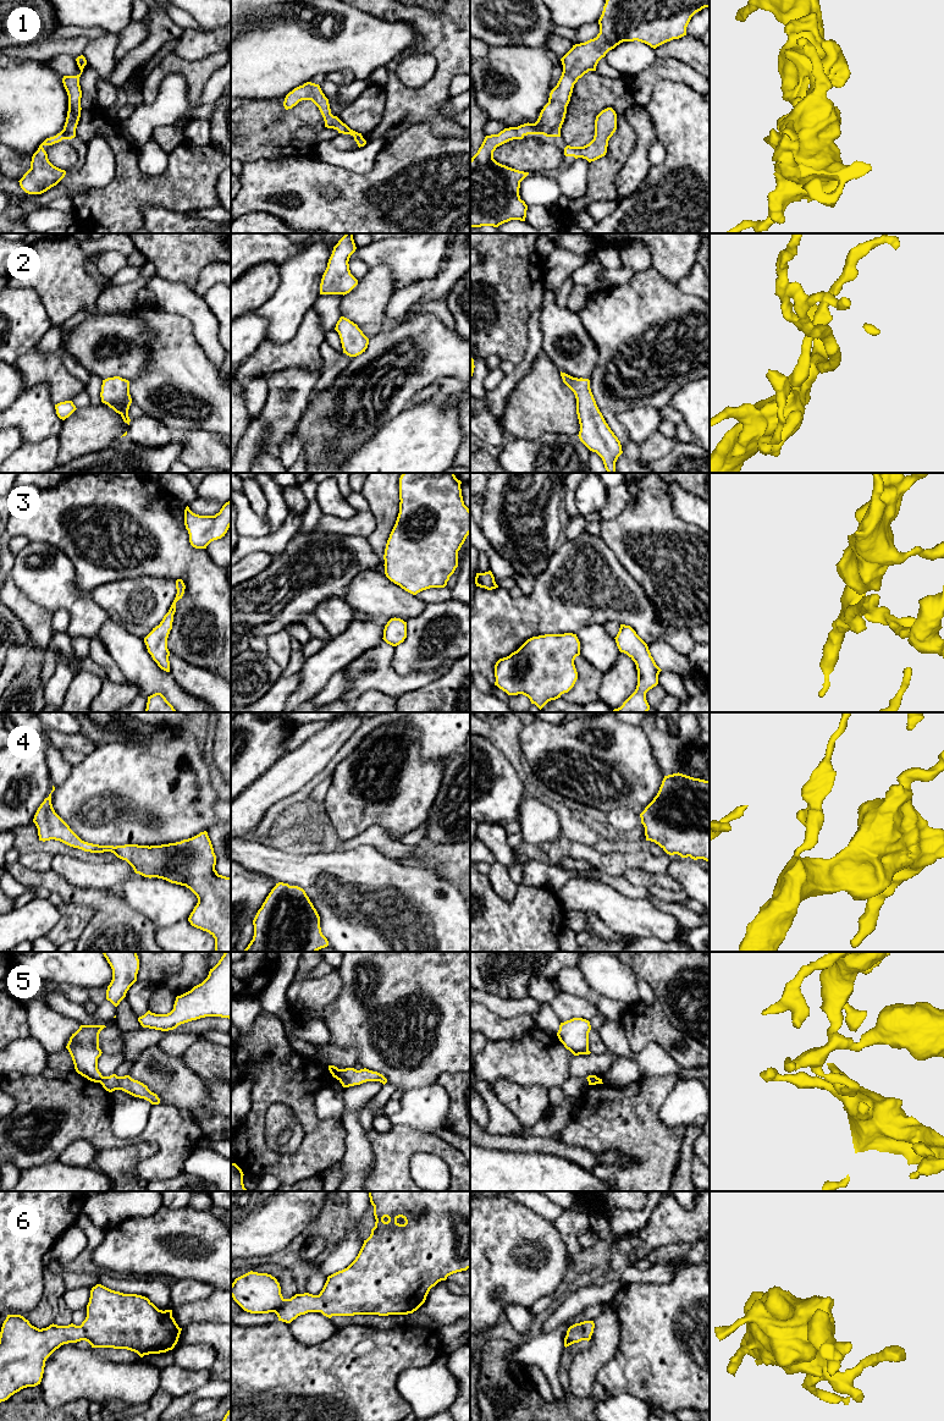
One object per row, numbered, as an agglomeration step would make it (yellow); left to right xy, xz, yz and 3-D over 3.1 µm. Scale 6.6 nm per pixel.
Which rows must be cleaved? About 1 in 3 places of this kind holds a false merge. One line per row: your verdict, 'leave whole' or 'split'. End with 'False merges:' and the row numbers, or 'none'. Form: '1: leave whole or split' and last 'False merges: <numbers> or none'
1: leave whole
2: leave whole
3: leave whole
4: leave whole
5: split
6: leave whole
False merges: 5

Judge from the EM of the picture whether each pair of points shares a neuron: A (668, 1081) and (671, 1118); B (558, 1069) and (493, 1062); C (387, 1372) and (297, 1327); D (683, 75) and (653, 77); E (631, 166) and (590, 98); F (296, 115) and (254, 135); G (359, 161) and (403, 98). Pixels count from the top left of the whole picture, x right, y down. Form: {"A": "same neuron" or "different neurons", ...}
{"A": "different neurons", "B": "same neuron", "C": "different neurons", "D": "same neuron", "E": "different neurons", "F": "same neuron", "G": "different neurons"}

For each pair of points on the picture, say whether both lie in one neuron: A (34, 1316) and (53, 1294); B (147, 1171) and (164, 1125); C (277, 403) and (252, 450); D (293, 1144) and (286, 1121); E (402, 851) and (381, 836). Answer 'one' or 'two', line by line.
A: one
B: one
C: one
D: one
E: one

